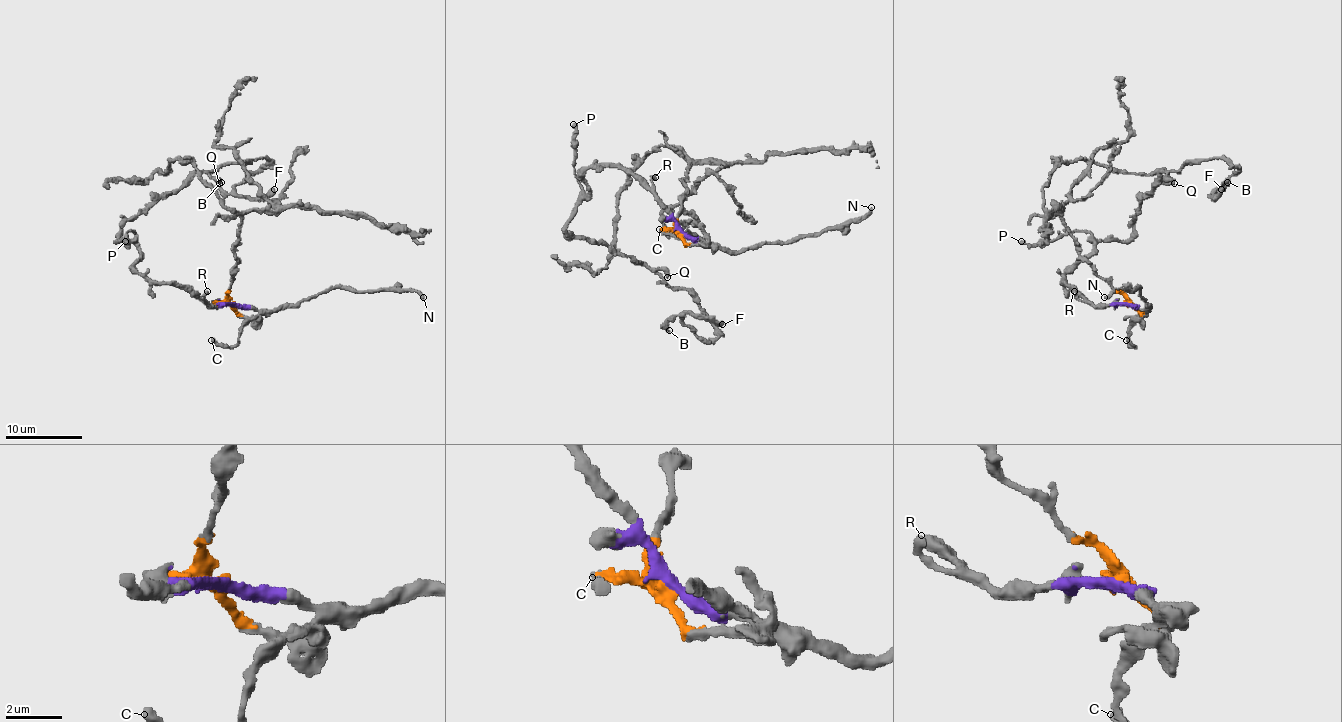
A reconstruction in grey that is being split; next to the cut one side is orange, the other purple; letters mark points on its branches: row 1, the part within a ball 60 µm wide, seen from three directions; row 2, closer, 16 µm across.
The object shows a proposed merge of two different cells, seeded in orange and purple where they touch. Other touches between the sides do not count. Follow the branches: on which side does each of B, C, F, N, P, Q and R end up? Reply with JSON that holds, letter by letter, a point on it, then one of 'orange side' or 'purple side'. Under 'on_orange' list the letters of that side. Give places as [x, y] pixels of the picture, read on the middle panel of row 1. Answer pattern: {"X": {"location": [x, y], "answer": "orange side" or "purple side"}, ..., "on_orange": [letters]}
{"B": {"location": [669, 330], "answer": "purple side"}, "C": {"location": [659, 229], "answer": "purple side"}, "F": {"location": [722, 324], "answer": "purple side"}, "N": {"location": [871, 207], "answer": "purple side"}, "P": {"location": [573, 124], "answer": "purple side"}, "Q": {"location": [667, 277], "answer": "purple side"}, "R": {"location": [655, 177], "answer": "purple side"}, "on_orange": []}

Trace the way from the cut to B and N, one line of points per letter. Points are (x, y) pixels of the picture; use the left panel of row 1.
B: (232, 304), (149, 282), (134, 265), (140, 248), (117, 240), (196, 173), (267, 159), (228, 194), (221, 182)
N: (232, 304), (276, 309), (282, 306), (297, 306), (332, 288), (415, 290), (423, 298)

